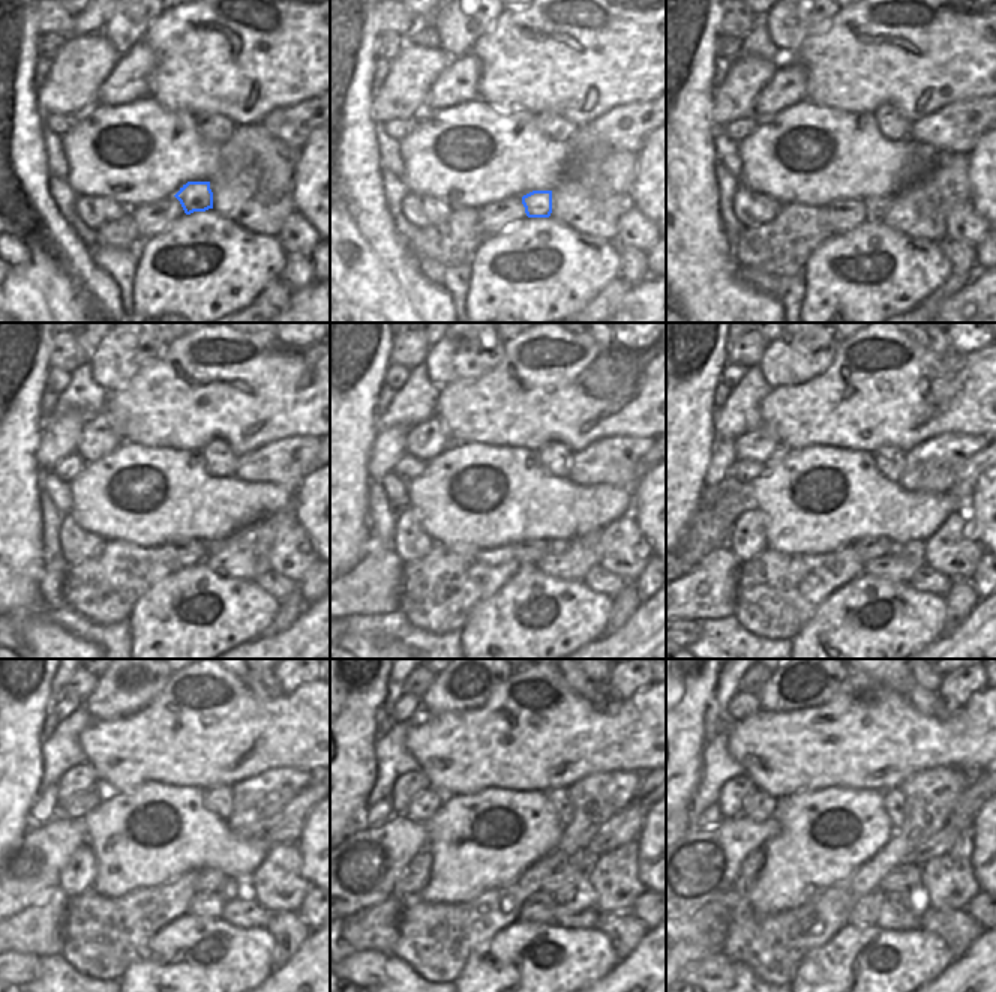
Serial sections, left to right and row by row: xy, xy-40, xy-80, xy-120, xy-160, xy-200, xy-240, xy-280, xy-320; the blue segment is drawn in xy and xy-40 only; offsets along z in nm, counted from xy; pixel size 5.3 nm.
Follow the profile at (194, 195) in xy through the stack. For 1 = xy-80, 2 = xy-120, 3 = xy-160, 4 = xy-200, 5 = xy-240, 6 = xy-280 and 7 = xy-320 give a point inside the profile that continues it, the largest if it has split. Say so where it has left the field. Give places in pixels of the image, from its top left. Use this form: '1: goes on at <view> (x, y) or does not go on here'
1: goes on at xy-80 (876, 207)
2: goes on at xy-120 (210, 548)
3: goes on at xy-160 (554, 547)
4: goes on at xy-200 (896, 550)
5: goes on at xy-240 (233, 889)
6: goes on at xy-280 (570, 892)
7: goes on at xy-320 (906, 901)

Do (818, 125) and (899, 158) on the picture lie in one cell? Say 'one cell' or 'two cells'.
one cell

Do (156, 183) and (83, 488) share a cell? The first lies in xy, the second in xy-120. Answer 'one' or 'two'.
one

